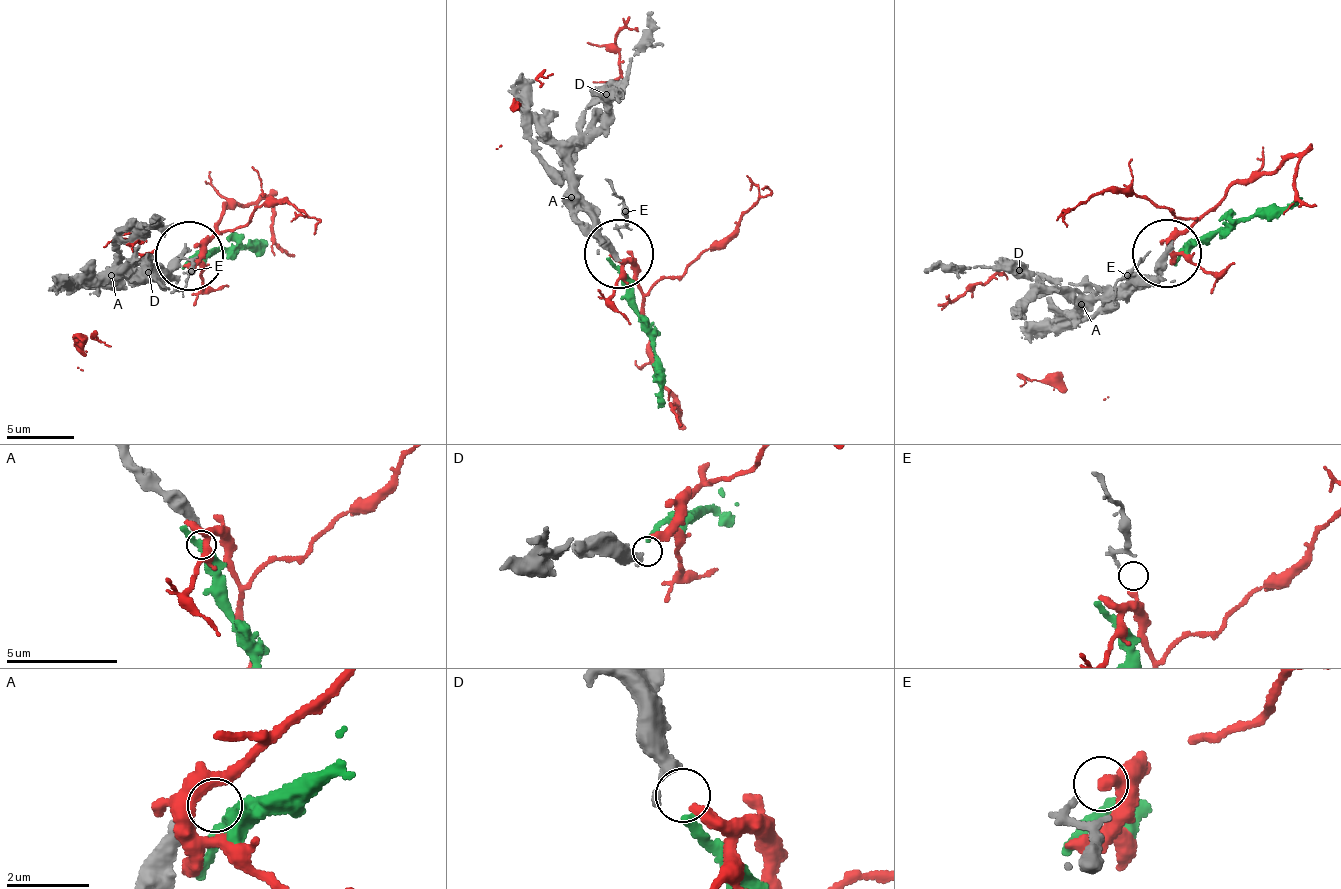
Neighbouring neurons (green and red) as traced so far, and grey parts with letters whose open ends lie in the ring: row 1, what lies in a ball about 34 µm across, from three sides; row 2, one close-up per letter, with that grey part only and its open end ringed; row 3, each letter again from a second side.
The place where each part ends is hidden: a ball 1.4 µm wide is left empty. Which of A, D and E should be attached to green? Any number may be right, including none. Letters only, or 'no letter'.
D

